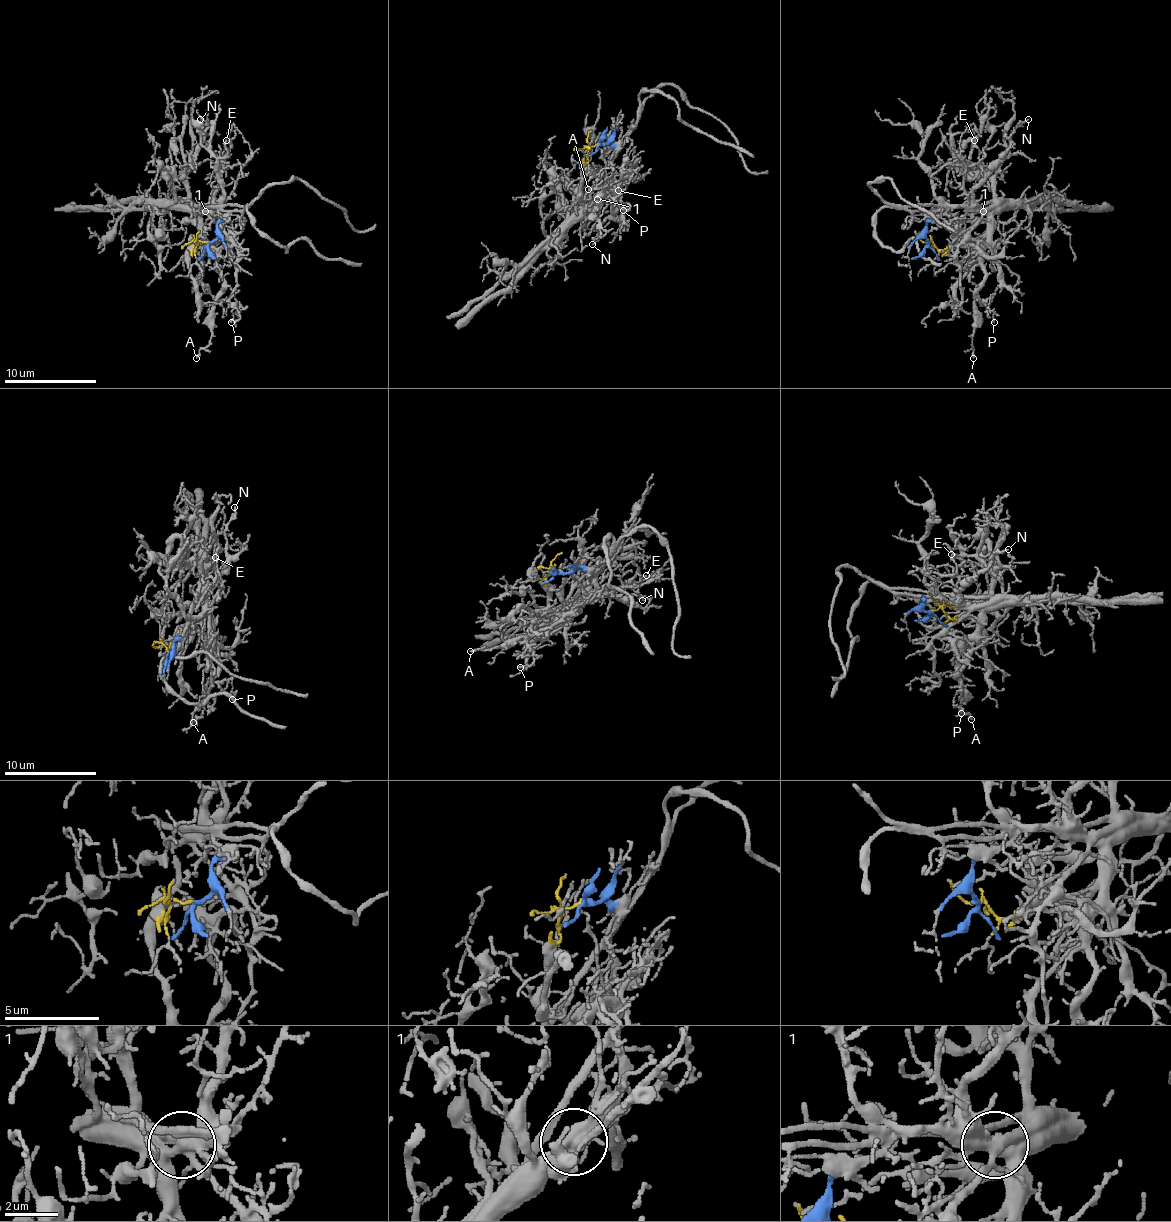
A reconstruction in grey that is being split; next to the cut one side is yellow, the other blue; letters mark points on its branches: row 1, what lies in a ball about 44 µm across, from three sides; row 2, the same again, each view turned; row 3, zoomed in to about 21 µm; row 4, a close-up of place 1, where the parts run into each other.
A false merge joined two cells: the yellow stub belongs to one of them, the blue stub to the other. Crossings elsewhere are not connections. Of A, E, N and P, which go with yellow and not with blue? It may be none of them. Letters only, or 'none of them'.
A, E, N, P

